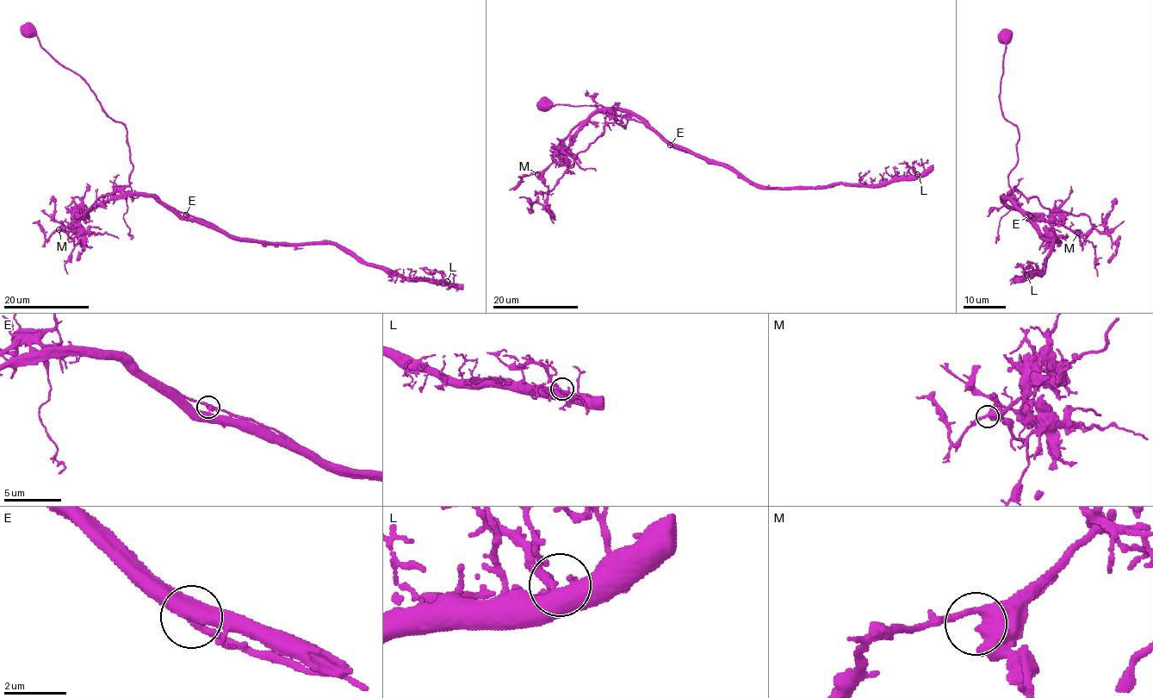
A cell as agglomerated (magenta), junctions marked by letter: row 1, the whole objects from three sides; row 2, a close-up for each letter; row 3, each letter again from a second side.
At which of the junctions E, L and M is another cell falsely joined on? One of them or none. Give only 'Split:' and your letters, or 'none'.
Split: E

